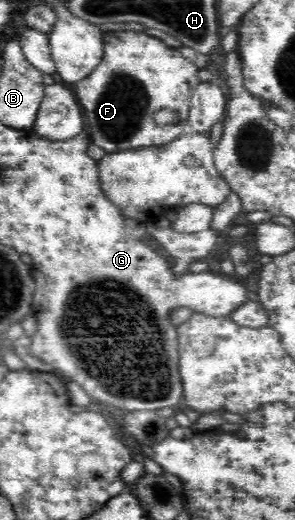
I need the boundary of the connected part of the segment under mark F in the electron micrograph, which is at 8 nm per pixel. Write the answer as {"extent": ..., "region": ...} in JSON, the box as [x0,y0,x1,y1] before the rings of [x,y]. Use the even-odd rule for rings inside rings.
{"extent":[75,30,200,153],"region":[[[119,30],[105,32],[103,35],[103,57],[101,63],[90,75],[75,85],[75,96],[85,109],[87,123],[91,125],[89,131],[93,143],[102,147],[106,153],[118,151],[165,146],[181,134],[190,131],[187,125],[189,105],[194,89],[200,84],[197,65],[185,58],[179,49],[162,42],[154,33],[149,31],[133,32],[133,30]],[[161,109],[173,111],[172,122],[159,125],[155,121],[155,113]]]}

